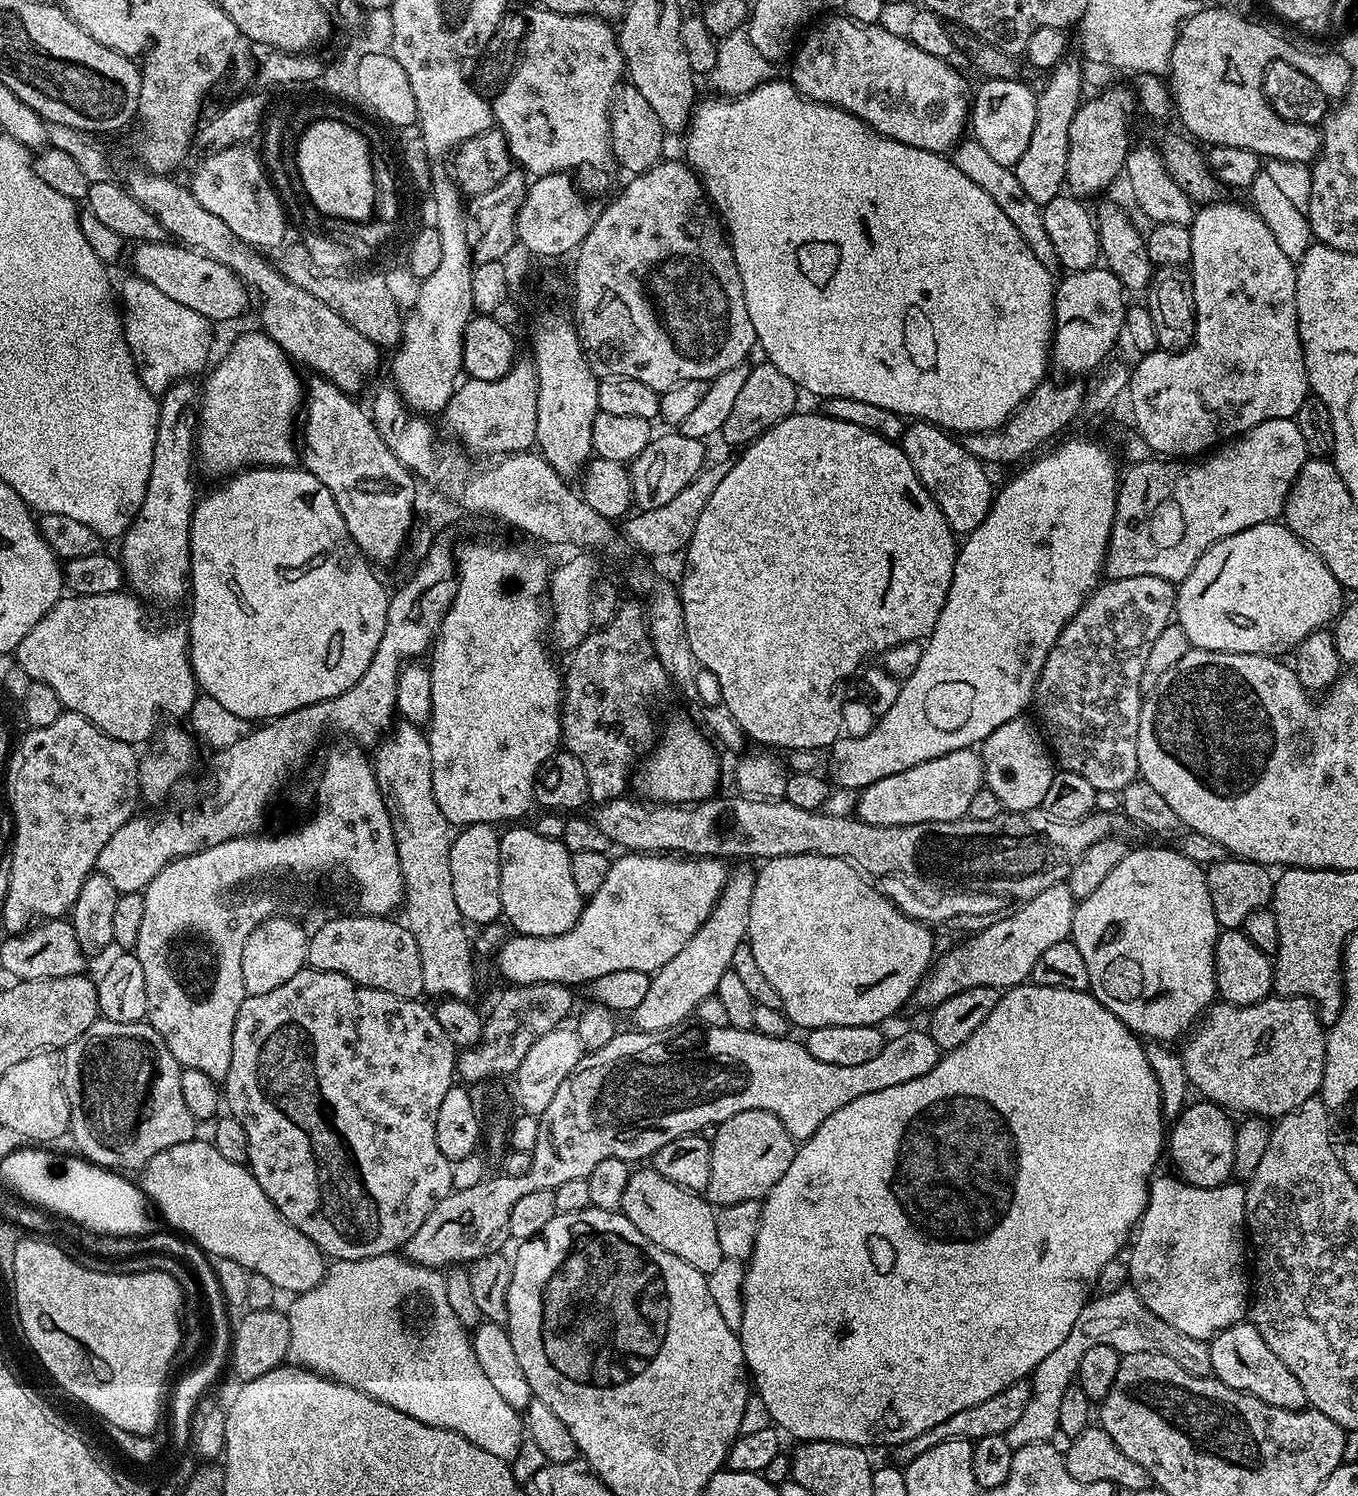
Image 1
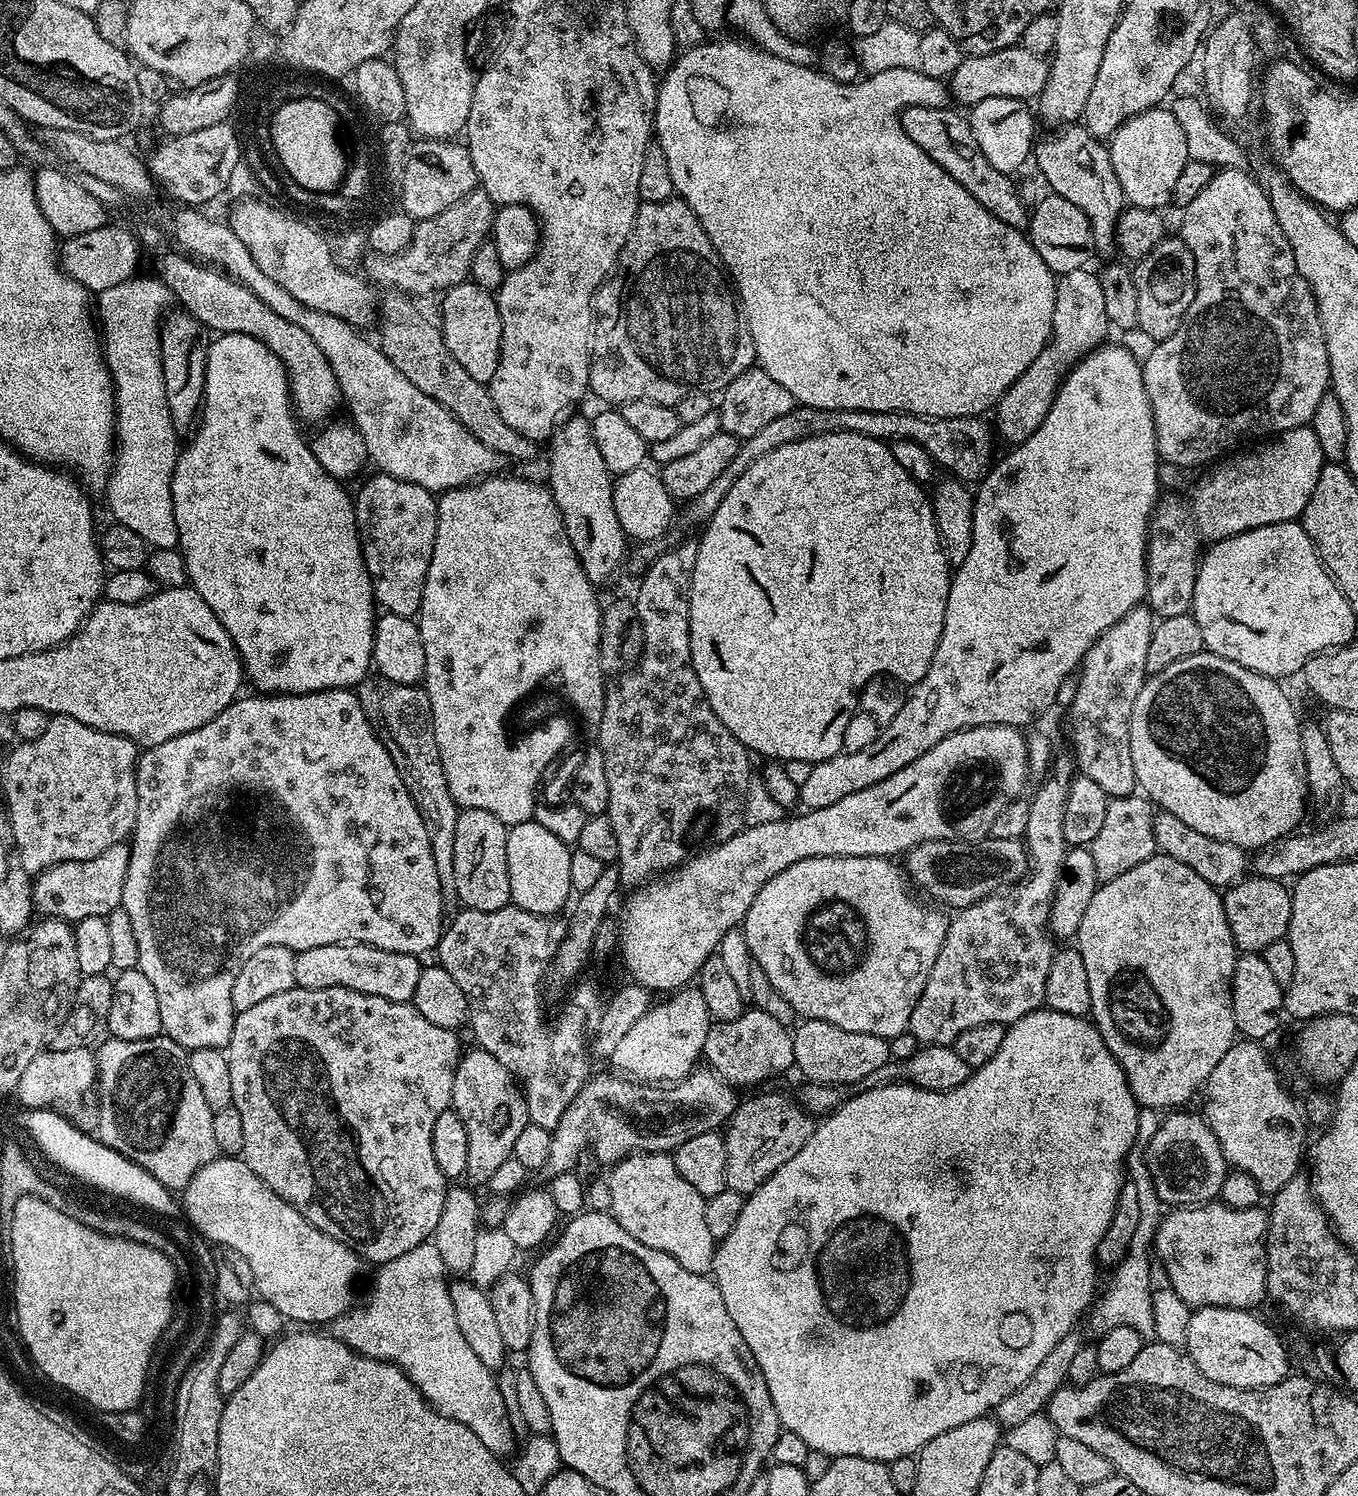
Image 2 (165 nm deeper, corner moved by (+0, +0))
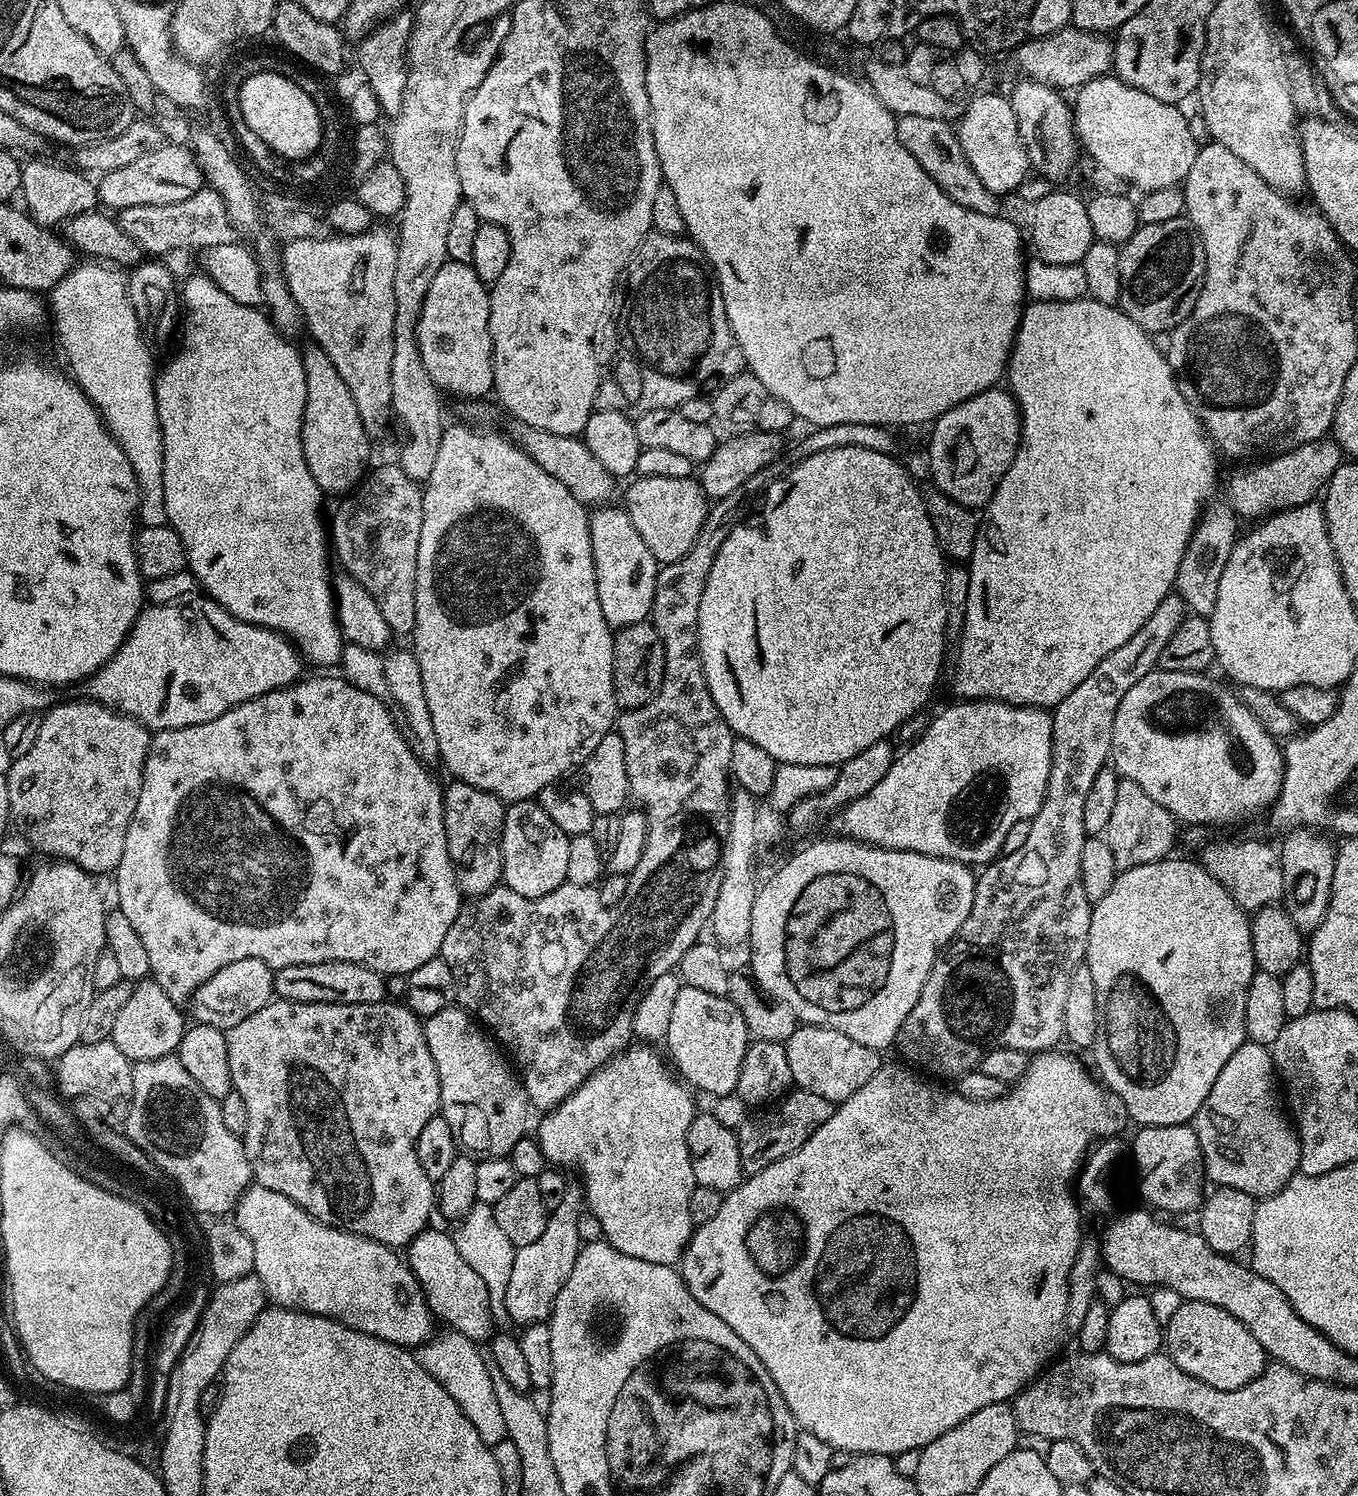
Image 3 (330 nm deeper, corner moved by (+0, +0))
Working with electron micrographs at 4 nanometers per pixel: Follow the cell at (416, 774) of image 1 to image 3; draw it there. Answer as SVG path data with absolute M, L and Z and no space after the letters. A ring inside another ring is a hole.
M345 643L339 667L342 669L344 679L351 682L358 690L374 694L374 698L378 698L378 702L386 706L386 710L394 718L394 726L398 726L406 746L410 746L412 753L422 763L435 765L434 762L440 760L438 734L434 734L430 706L426 706L426 690L422 686L422 674L418 670L418 662L411 651L392 651L375 652L357 644Z

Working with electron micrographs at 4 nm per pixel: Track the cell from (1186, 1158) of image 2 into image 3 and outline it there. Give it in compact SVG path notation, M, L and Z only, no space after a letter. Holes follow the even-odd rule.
M1144 1126L1130 1140L1130 1160L1136 1164L1136 1176L1140 1179L1140 1196L1147 1207L1164 1212L1195 1213L1204 1202L1206 1175L1203 1152L1192 1126ZM1156 1208L1161 1208L1156 1209ZM1164 1211L1164 1212L1163 1212Z

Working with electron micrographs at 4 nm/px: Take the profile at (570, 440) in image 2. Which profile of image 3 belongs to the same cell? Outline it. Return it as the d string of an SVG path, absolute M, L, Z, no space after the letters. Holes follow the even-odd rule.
M593 507L588 513L588 525L602 618L606 618L613 630L619 630L649 619L658 565L646 542L642 542L642 534L634 530L634 522L630 522L627 511L623 507L612 507Z

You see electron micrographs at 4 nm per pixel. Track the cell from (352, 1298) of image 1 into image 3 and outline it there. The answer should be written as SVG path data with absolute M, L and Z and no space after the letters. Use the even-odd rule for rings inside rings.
M451 1330L437 1331L427 1342L415 1349L416 1361L441 1384L458 1402L462 1414L470 1418L470 1426L478 1430L478 1438L493 1446L506 1439L506 1422L502 1418L502 1409L498 1406L498 1398L494 1395L494 1382L490 1382L490 1364L485 1353L478 1349L477 1341L466 1338Z

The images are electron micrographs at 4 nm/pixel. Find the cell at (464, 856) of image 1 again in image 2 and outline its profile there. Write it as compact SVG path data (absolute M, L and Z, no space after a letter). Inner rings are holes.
M465 808L460 812L458 826L454 826L454 893L463 907L482 910L483 912L493 912L502 910L512 904L510 894L510 874L506 866L506 838L508 837L509 825L503 824L494 814L486 810L474 810Z

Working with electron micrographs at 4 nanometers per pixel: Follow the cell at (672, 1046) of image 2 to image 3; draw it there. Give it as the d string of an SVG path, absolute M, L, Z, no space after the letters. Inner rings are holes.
M569 1186L566 1198L562 1198L562 1203L549 1211L546 1230L542 1230L541 1236L530 1242L530 1246L516 1249L505 1300L505 1308L513 1325L538 1324L552 1315L554 1298L558 1298L558 1290L562 1290L566 1278L570 1278L570 1270L574 1270L574 1262L582 1247L578 1222L585 1204L583 1191L579 1187Z

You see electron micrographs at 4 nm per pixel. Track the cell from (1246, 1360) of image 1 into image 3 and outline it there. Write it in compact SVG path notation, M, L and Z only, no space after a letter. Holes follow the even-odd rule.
M1185 1300L1177 1305L1172 1317L1166 1320L1166 1352L1186 1374L1218 1390L1238 1390L1238 1386L1246 1386L1264 1373L1264 1348L1258 1346L1258 1338L1234 1314L1210 1306L1210 1302Z

